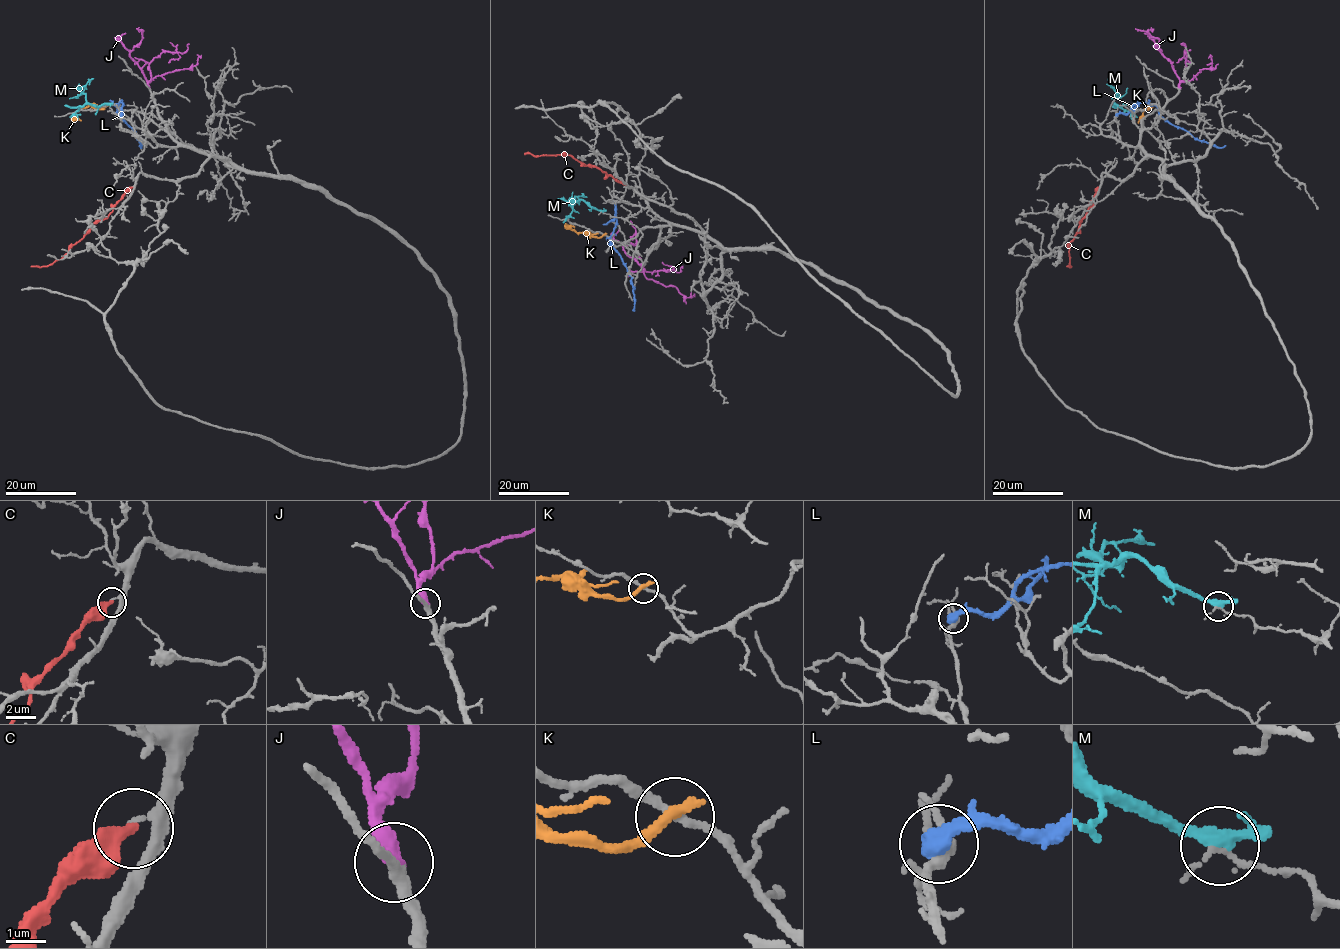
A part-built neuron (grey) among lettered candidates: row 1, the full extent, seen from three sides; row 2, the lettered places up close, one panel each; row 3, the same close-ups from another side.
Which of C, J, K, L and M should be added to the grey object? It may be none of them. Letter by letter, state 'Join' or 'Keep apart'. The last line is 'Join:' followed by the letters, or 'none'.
C: Keep apart
J: Join
K: Keep apart
L: Keep apart
M: Keep apart
Join: J

